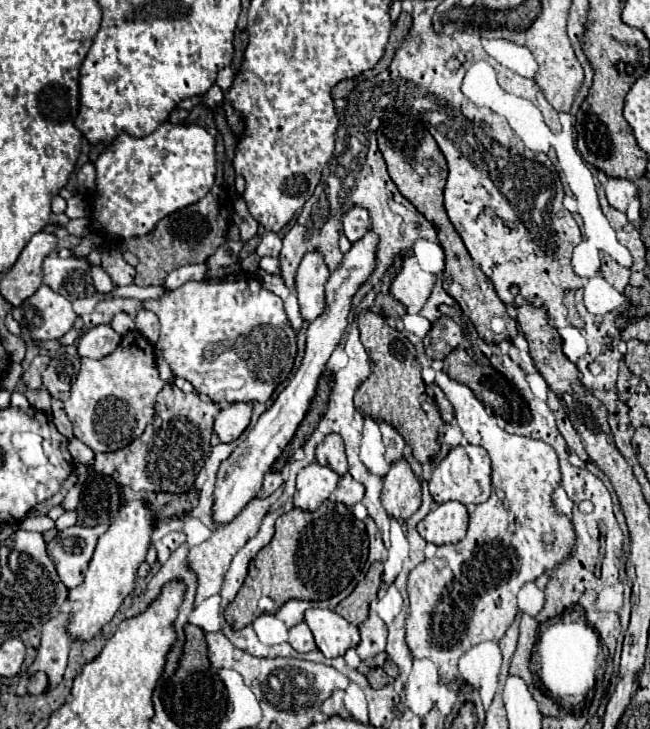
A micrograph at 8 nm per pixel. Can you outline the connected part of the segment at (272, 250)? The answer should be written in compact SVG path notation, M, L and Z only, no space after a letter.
M265 233L259 247L257 247L257 255L263 257L263 255L271 255L271 257L277 257L281 251L281 239L277 233Z

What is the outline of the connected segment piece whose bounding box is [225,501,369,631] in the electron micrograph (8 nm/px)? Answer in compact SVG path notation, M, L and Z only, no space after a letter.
M325 501L317 511L309 513L309 511L301 511L301 509L293 509L285 515L281 515L275 523L275 535L271 539L271 543L267 547L263 547L253 561L249 563L249 573L245 577L243 587L239 589L237 597L233 603L229 603L229 607L225 609L225 619L227 623L239 631L243 627L247 627L249 623L253 623L253 619L257 615L263 614L257 609L257 601L261 597L271 597L275 602L275 608L271 613L276 613L283 603L291 601L291 599L301 599L301 601L323 601L329 599L337 593L341 593L353 579L357 579L367 563L367 533L365 533L365 525L363 521L355 519L353 513L341 505L341 503L331 503Z

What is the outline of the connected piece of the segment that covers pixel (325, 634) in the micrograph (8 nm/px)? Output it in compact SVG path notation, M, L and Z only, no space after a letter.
M307 609L305 623L327 659L345 655L347 649L359 645L359 629L331 609Z

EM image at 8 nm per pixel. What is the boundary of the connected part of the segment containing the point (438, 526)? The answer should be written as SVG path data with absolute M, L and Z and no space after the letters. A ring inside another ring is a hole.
M447 501L441 505L433 505L431 513L419 521L419 535L435 545L459 543L467 533L469 513L467 507L459 501Z

